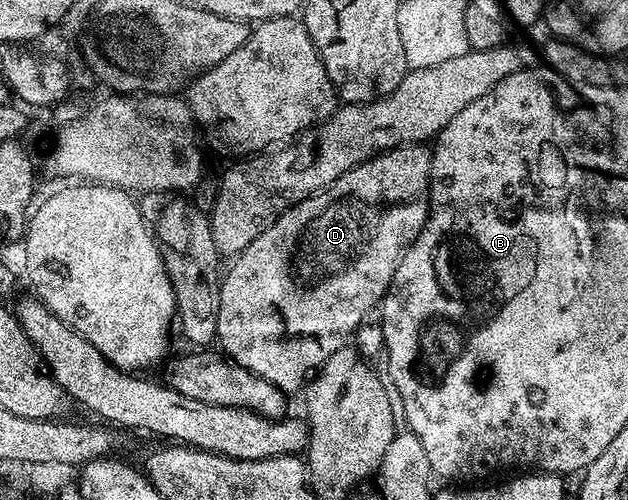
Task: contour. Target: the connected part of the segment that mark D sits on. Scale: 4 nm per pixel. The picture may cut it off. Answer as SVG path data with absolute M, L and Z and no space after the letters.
M409 143L407 147L393 147L390 151L385 151L383 155L377 155L375 159L364 161L356 165L344 177L340 177L323 191L317 191L314 195L309 195L304 201L300 201L295 207L289 207L283 215L248 249L244 249L238 255L233 256L230 268L225 268L221 276L222 288L220 289L220 317L218 318L217 342L222 342L221 350L235 363L240 364L244 369L264 377L264 381L272 381L281 391L293 393L301 392L307 386L308 380L317 372L323 363L332 357L341 347L347 346L354 338L354 332L359 330L369 311L375 310L386 298L386 292L390 290L390 282L394 279L394 274L398 268L398 263L402 259L402 253L414 242L418 234L422 232L422 226L426 224L426 218L430 216L430 156L431 148L426 145Z

